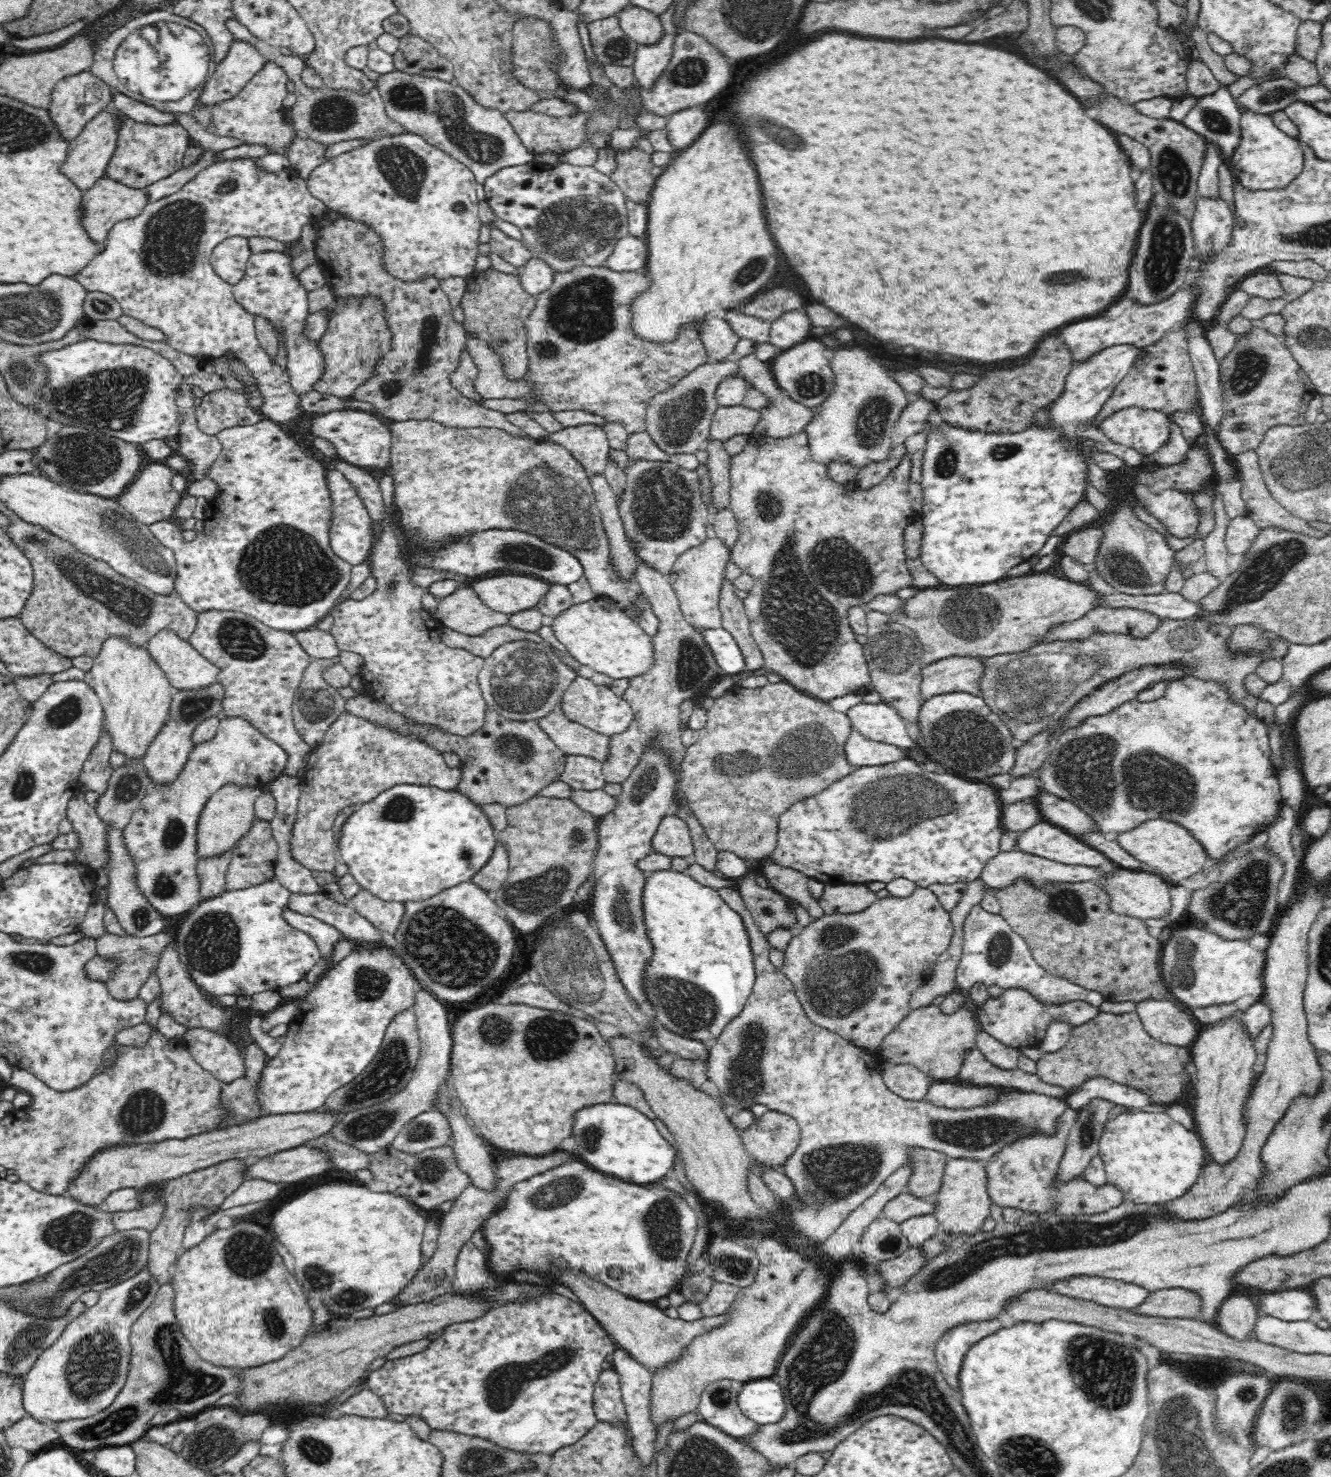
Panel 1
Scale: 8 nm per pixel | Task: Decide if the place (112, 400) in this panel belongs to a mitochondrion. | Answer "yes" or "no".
yes

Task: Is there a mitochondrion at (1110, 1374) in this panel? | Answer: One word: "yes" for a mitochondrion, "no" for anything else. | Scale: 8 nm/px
yes

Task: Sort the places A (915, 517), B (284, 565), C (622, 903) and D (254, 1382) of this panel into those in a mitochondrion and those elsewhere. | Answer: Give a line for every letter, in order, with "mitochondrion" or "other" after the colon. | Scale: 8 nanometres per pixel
A: other
B: mitochondrion
C: mitochondrion
D: other

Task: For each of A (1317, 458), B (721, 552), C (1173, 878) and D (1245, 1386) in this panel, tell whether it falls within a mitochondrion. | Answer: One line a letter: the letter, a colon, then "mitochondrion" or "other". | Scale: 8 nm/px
A: mitochondrion
B: other
C: other
D: mitochondrion

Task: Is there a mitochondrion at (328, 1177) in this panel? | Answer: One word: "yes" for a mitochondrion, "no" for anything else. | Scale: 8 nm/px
no

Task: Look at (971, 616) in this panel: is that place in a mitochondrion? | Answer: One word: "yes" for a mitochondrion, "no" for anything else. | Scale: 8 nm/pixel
yes

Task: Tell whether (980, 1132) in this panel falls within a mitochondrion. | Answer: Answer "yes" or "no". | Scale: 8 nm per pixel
yes

